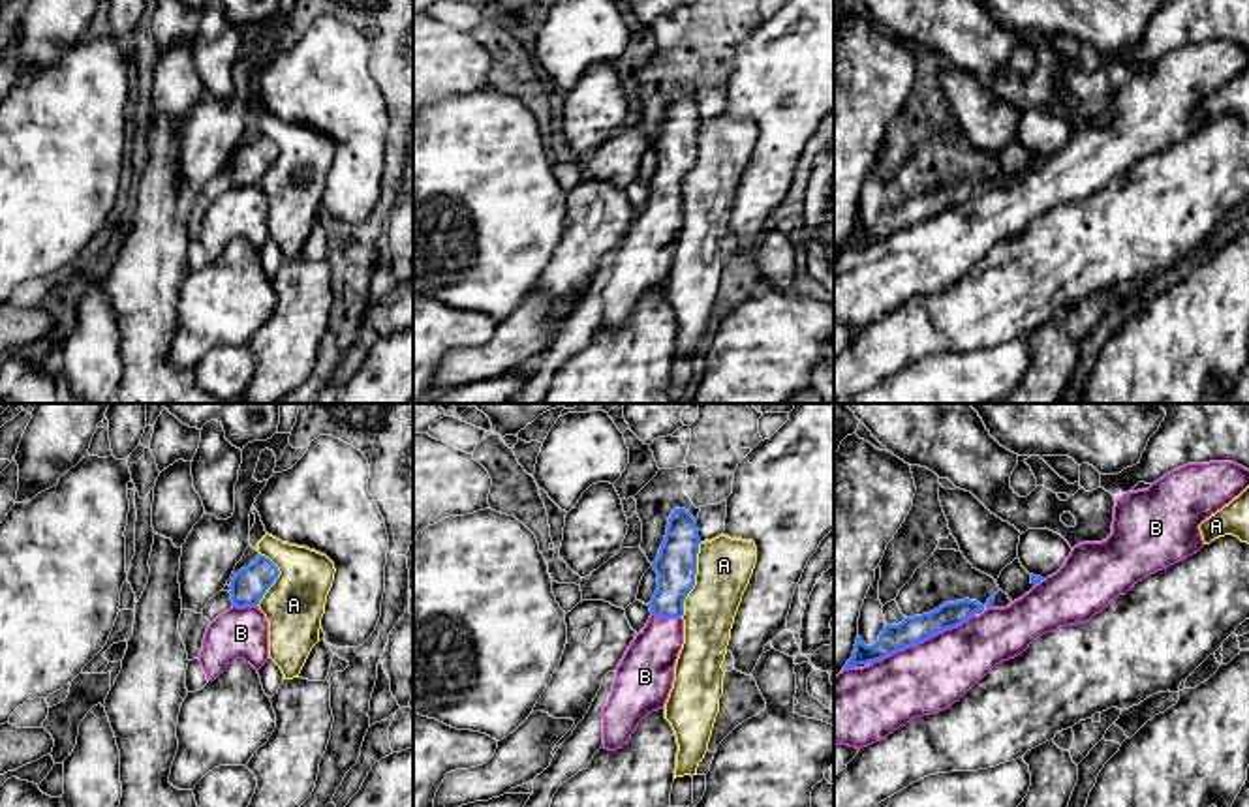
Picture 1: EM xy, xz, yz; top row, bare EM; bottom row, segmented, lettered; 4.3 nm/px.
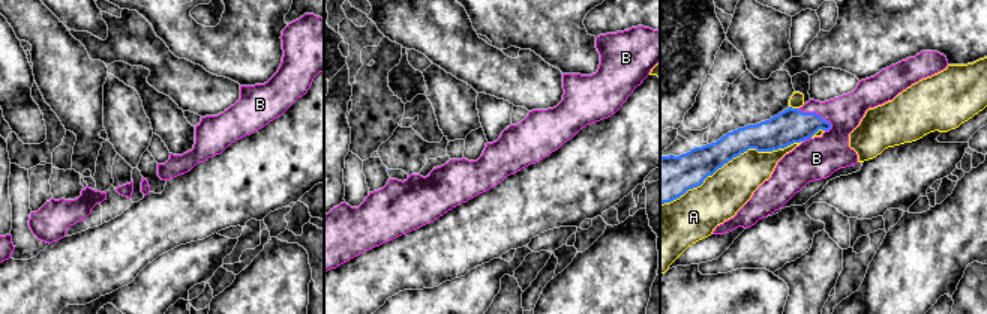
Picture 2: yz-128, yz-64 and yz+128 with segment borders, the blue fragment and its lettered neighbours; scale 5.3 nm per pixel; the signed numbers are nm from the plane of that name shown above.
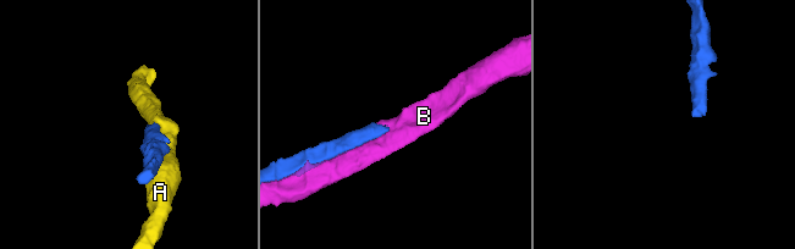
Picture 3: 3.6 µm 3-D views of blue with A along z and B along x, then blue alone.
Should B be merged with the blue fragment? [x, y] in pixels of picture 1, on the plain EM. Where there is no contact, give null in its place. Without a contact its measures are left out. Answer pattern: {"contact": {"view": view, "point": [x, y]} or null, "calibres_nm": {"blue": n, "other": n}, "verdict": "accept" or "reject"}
{"contact": {"view": "yz", "point": [921, 220]}, "calibres_nm": {"blue": 120, "other": 300}, "verdict": "accept"}

